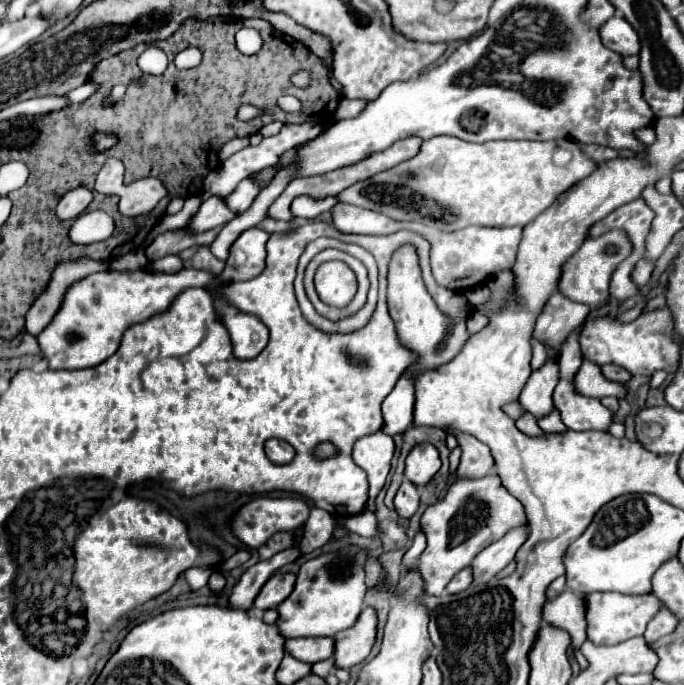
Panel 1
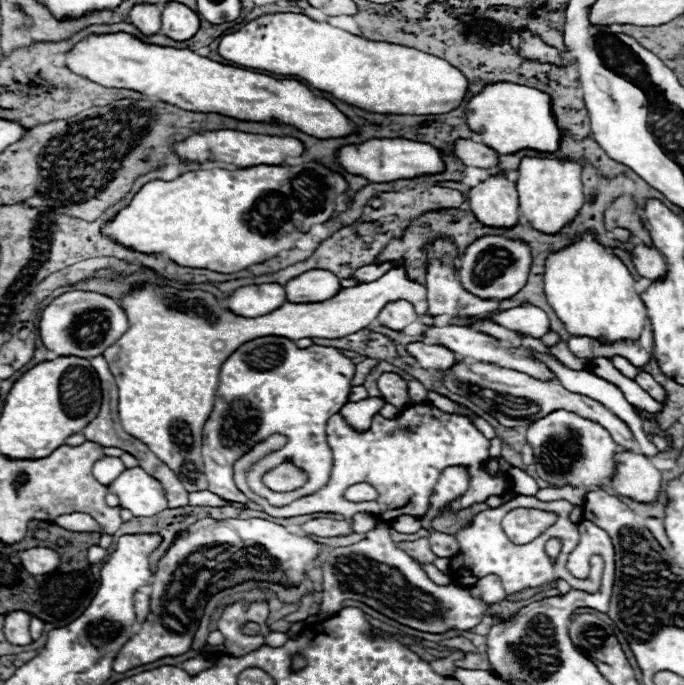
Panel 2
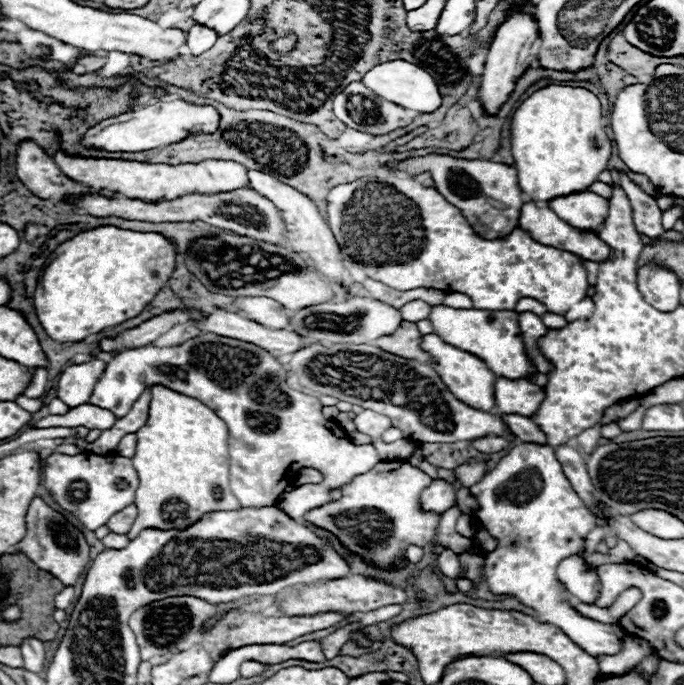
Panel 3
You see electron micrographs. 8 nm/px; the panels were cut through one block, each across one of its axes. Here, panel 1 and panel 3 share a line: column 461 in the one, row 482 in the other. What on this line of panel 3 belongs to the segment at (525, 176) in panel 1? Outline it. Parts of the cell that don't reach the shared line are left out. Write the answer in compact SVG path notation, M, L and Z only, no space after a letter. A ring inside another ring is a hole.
M152 386L152 400L146 424L136 432L138 444L132 456L134 468L138 472L138 490L134 504L138 506L138 518L132 524L128 538L136 538L146 528L184 528L196 522L202 514L212 510L238 510L240 502L230 490L230 464L228 464L228 428L208 406L200 400L174 392L166 386Z

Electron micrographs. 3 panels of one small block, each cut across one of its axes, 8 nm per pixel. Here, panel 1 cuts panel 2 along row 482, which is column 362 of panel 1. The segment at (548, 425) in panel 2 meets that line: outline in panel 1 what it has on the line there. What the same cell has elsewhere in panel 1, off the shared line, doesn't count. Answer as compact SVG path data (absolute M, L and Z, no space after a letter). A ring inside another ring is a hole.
M344 546L340 550L324 552L300 566L294 592L276 608L280 614L274 622L278 632L286 638L310 638L310 636L330 636L350 628L364 608L366 584L364 584L364 564L368 552L358 546Z

